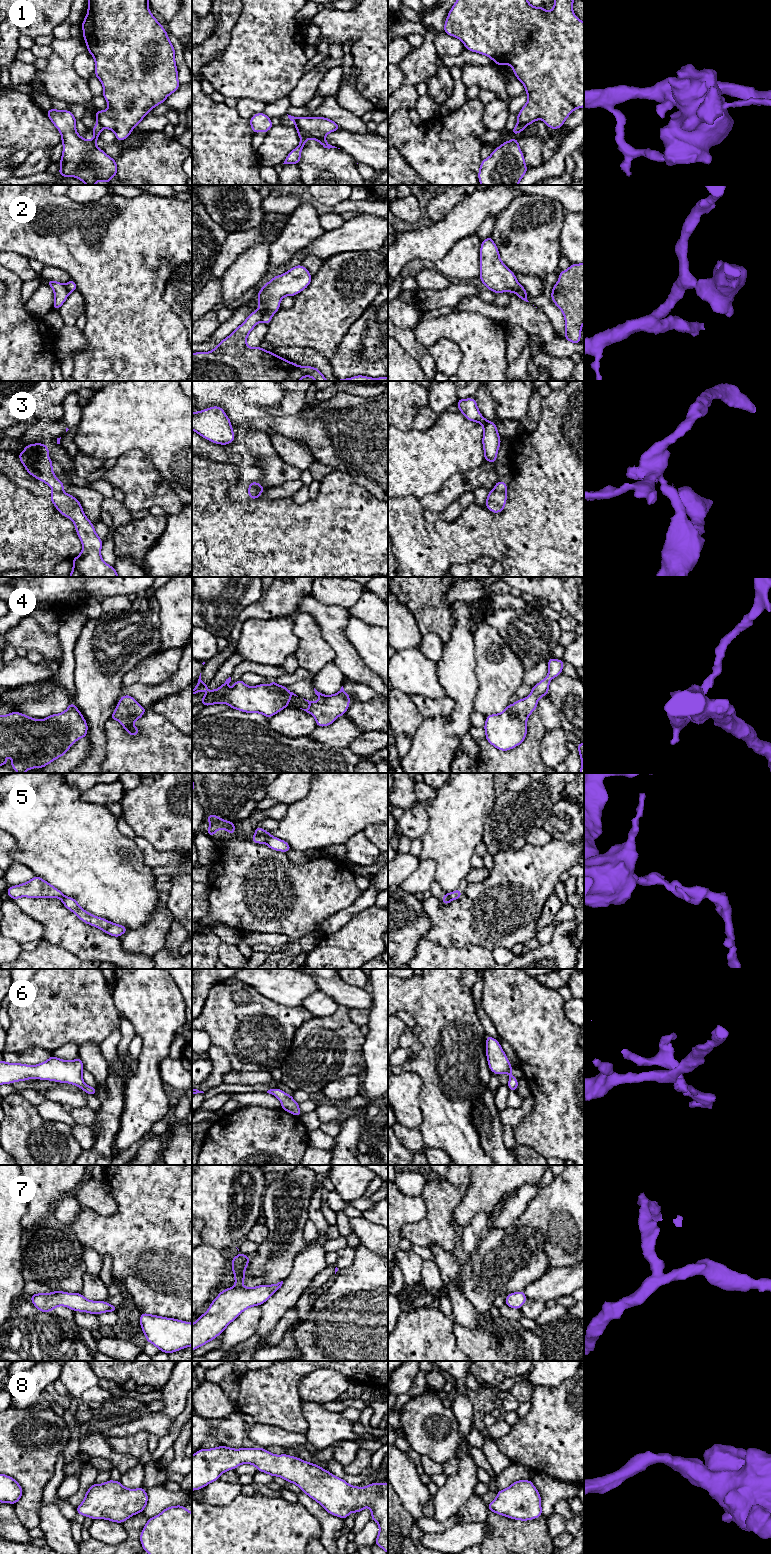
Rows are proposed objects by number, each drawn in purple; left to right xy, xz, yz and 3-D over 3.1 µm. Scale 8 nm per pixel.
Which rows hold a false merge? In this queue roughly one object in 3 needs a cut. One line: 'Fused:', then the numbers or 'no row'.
Fused: 1, 2, 3, 5

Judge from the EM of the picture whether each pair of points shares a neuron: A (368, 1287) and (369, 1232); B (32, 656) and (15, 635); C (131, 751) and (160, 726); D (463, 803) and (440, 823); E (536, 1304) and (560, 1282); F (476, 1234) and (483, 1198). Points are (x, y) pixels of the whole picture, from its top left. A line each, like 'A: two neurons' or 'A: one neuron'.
A: two neurons
B: two neurons
C: one neuron
D: one neuron
E: two neurons
F: two neurons

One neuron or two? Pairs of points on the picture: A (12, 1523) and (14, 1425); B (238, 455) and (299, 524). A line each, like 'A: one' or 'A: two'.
A: two
B: two

